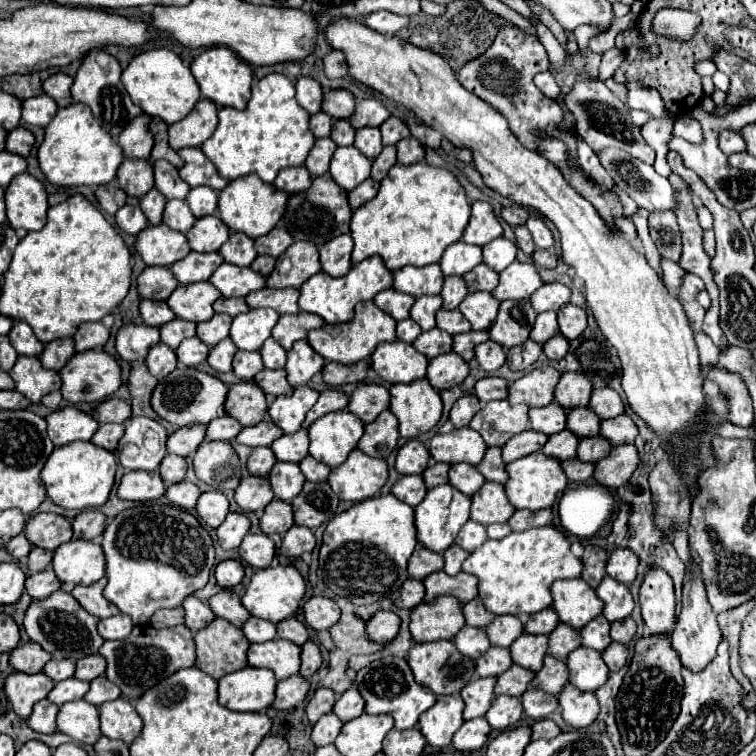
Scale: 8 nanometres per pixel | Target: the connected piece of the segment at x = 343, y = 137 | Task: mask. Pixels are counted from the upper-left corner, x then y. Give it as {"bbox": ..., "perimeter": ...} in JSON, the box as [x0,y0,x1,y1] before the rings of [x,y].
{"bbox":[331,120,355,146],"perimeter":[[[335,120],[331,138],[337,142],[337,146],[351,146],[355,140],[355,128],[349,124],[349,120]]]}

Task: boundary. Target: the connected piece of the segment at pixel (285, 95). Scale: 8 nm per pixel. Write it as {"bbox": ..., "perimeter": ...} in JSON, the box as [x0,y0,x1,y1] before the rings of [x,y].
{"bbox":[201,74,317,182],"perimeter":[[[269,74],[255,82],[253,96],[245,110],[231,106],[219,110],[219,126],[213,136],[203,142],[201,150],[217,164],[217,172],[227,180],[257,174],[263,182],[273,182],[281,168],[303,166],[307,160],[317,140],[309,128],[309,118],[311,114],[295,100],[293,82],[283,74]]]}

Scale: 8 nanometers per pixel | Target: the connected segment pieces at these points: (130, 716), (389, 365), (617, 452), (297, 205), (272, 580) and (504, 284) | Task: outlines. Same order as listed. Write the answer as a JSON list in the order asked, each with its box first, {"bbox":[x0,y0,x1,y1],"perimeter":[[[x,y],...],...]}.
[{"bbox":[99,698,143,744],"perimeter":[[[117,698],[115,702],[105,702],[99,706],[101,712],[101,732],[107,738],[123,740],[125,744],[131,744],[143,728],[141,716],[135,712],[133,704]]]},{"bbox":[371,342,427,384],"perimeter":[[[383,342],[371,356],[371,368],[391,384],[413,382],[425,376],[427,356],[417,352],[407,342]]]},{"bbox":[593,444,641,490],"perimeter":[[[633,444],[615,446],[607,458],[597,462],[593,478],[611,490],[619,490],[629,482],[639,464],[641,460]]]},{"bbox":[283,174,351,246],"perimeter":[[[331,174],[317,176],[313,180],[313,186],[305,192],[297,192],[289,198],[287,212],[283,216],[283,224],[287,224],[287,230],[295,240],[311,240],[317,246],[323,246],[327,240],[347,234],[349,222],[351,222],[351,208],[347,202],[347,190],[339,188]]]},{"bbox":[243,566,307,622],"perimeter":[[[277,566],[277,568],[265,568],[257,570],[247,586],[243,600],[243,606],[251,612],[251,616],[271,620],[271,622],[281,622],[287,616],[293,616],[305,596],[307,584],[305,578],[299,574],[295,566]]]},{"bbox":[493,262,543,300],"perimeter":[[[513,262],[507,270],[499,274],[499,286],[493,290],[493,296],[497,300],[523,300],[529,298],[541,286],[543,280],[535,264]]]}]

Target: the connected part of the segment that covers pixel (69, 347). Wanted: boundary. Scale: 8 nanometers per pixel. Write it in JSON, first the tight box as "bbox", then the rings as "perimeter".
{"bbox":[39,338,75,370],"perimeter":[[[57,338],[49,344],[45,344],[43,354],[39,356],[41,364],[51,370],[61,370],[63,364],[75,354],[75,340],[73,338]]]}

